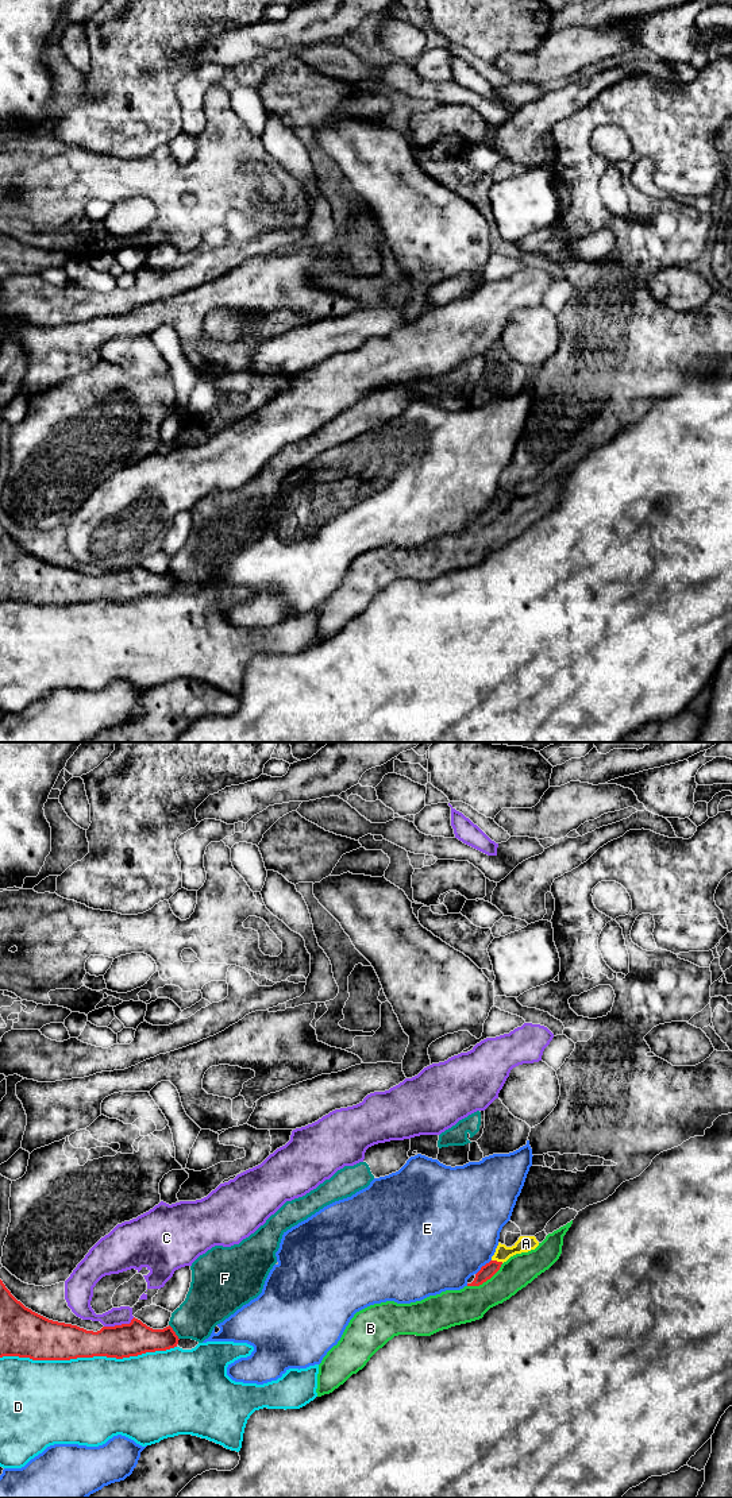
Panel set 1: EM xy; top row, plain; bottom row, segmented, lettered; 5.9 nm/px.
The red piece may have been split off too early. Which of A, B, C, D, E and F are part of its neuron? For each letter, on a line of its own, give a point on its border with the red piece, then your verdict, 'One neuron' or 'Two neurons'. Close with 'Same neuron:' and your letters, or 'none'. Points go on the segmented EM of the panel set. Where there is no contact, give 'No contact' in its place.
A: Touches red at xy (496, 1261). One neuron
B: Touches red at xy (485, 1281). Two neurons
C: Touches red at xy (119, 1325). Two neurons
D: Touches red at xy (88, 1356). Two neurons
E: Touches red at xy (482, 1266). Two neurons
F: Touches red at xy (174, 1332). Two neurons
Same neuron: A

